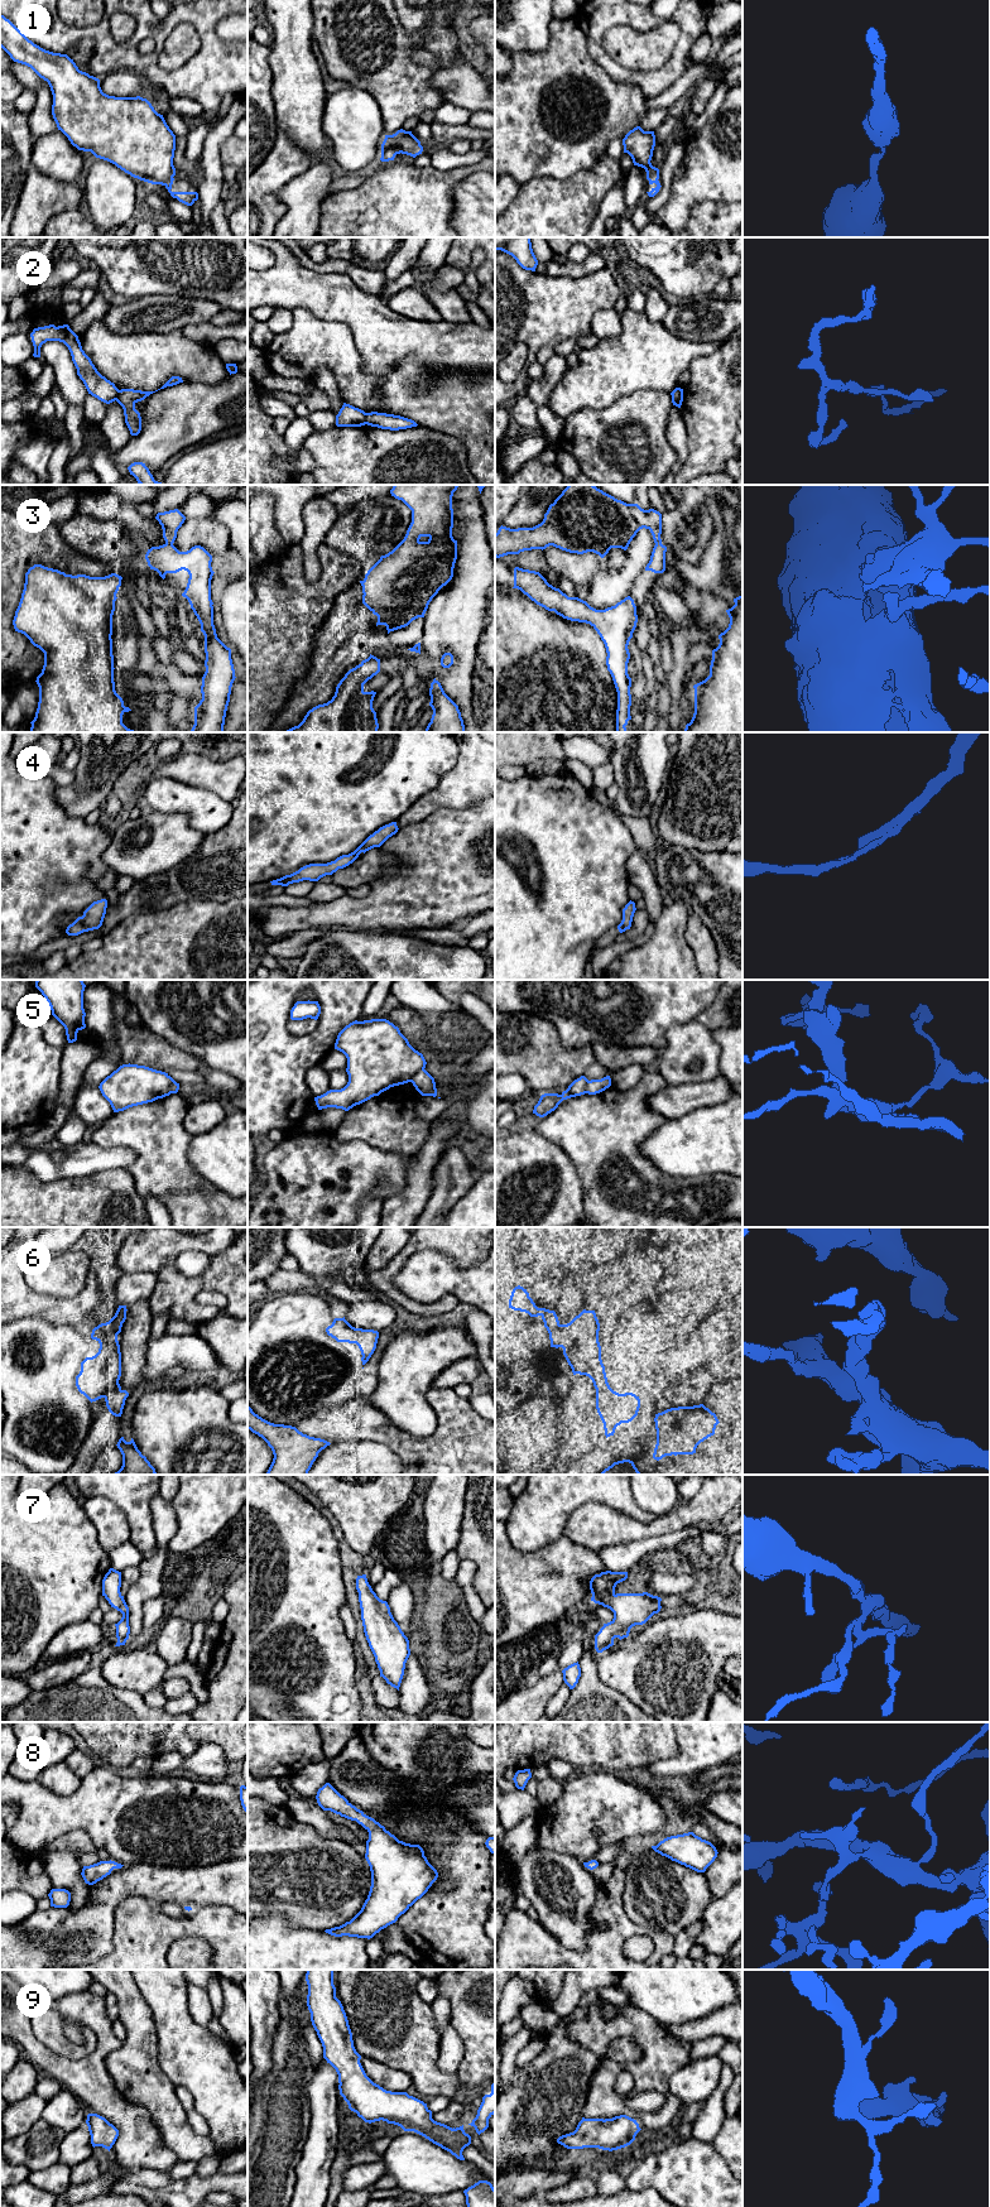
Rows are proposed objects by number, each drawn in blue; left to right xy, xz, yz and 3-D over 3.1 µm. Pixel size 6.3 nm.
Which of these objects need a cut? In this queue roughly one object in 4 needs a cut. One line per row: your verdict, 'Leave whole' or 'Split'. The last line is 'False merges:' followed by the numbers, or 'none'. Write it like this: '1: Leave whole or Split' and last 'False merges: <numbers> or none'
1: Leave whole
2: Split
3: Split
4: Leave whole
5: Split
6: Leave whole
7: Leave whole
8: Leave whole
9: Leave whole
False merges: 2, 3, 5

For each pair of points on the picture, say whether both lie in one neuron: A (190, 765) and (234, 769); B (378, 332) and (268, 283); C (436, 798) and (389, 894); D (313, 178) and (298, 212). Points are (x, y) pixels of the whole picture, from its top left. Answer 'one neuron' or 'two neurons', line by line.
A: one neuron
B: one neuron
C: two neurons
D: one neuron

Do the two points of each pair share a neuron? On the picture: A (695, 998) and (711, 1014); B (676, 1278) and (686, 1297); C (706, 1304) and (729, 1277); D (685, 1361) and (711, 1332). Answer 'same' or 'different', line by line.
A: different
B: different
C: different
D: same

